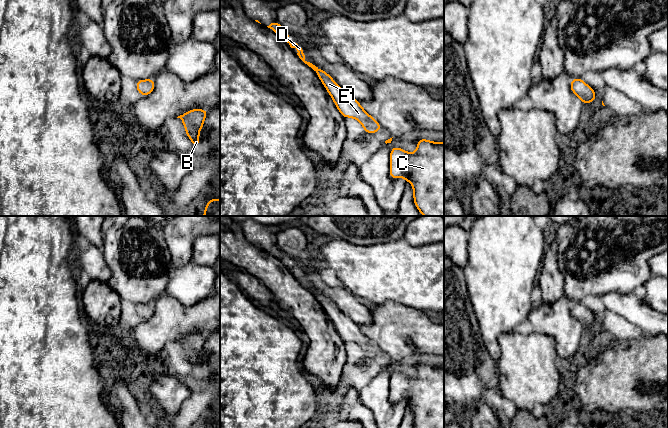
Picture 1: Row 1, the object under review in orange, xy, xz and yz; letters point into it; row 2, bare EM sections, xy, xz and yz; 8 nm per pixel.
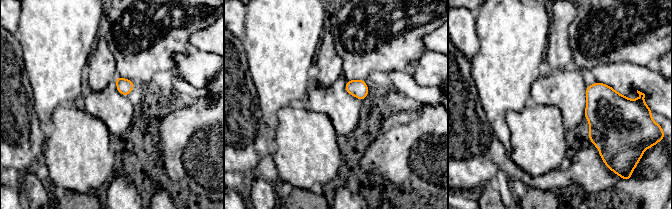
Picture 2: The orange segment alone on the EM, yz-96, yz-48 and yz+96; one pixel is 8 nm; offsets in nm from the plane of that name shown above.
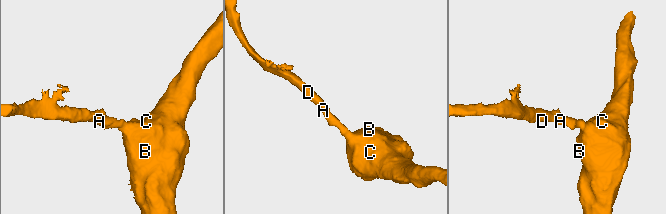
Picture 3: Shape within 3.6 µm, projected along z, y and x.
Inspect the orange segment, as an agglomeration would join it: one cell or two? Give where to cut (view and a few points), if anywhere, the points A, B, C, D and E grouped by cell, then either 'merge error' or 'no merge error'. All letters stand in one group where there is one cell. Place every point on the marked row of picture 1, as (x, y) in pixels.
no cut | A B C D E | no merge error

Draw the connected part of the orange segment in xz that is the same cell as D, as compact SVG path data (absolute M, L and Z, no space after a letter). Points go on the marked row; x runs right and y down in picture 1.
M274 20L269 26L272 31L279 34L285 41L290 45L291 48L298 50L297 55L299 58L311 67L322 81L324 87L332 97L337 109L344 118L352 117L358 120L366 133L373 134L382 129L382 126L371 117L360 105L360 103L355 100L350 94L345 92L332 78L331 76L324 72L321 68L316 67L310 62L305 60L304 50L305 48L299 46L297 43L291 41L289 32L286 31L279 23Z

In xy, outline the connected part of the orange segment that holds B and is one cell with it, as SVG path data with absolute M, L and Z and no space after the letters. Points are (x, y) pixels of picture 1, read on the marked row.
M192 109L177 117L183 121L187 136L194 147L199 147L199 131L203 128L204 119L208 112L209 110Z

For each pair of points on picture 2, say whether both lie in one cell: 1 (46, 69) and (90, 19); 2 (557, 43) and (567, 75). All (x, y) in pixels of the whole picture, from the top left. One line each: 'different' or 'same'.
1: same
2: different

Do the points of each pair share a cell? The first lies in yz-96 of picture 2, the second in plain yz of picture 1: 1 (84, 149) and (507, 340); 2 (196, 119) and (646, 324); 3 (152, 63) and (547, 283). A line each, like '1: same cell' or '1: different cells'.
1: same cell
2: different cells
3: different cells

